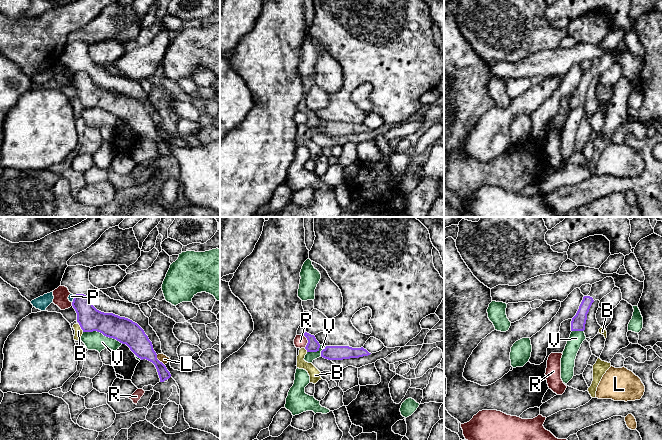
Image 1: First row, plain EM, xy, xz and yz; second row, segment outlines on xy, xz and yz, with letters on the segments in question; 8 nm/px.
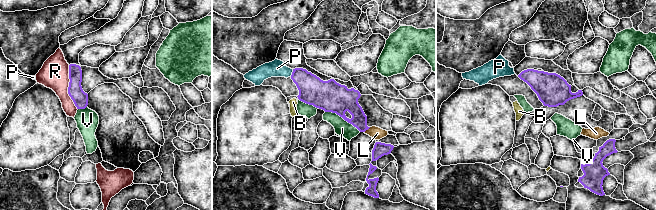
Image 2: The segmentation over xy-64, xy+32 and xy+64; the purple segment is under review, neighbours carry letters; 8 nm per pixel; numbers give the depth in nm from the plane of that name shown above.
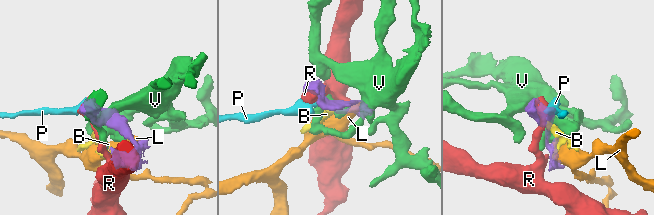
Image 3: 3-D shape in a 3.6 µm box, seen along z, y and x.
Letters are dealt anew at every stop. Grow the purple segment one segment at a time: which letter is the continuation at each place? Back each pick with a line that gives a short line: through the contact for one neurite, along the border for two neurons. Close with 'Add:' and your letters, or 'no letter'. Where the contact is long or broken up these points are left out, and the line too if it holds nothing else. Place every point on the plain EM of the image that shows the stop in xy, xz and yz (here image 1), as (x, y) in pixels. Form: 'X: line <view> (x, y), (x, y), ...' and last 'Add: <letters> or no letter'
Add: no letter

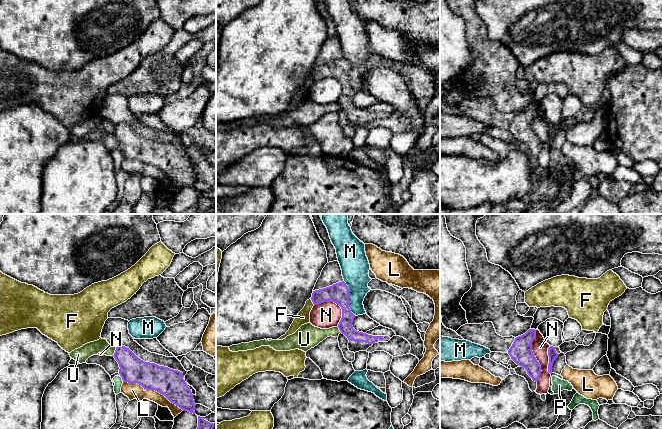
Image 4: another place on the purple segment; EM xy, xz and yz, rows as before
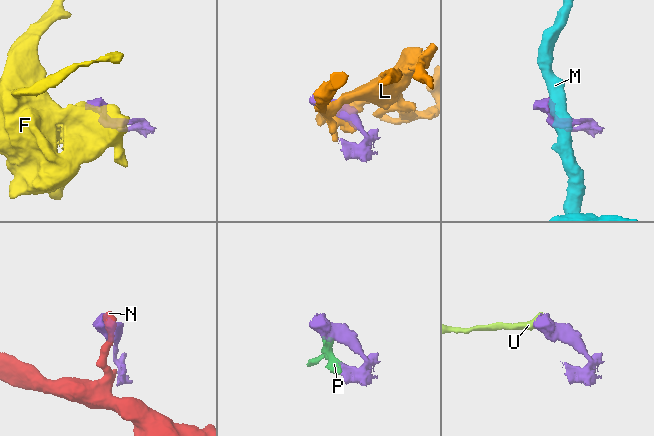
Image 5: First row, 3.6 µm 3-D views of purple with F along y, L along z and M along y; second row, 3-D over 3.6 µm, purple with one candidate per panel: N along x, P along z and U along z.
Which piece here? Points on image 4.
Add: F

